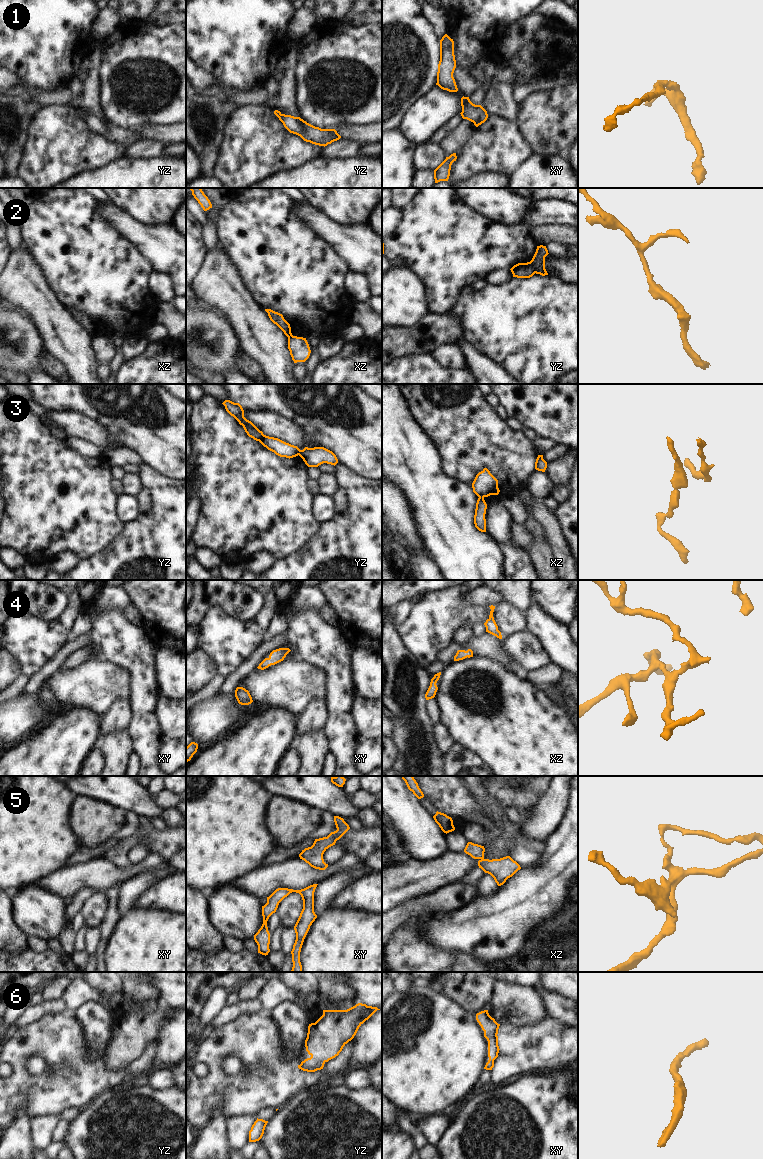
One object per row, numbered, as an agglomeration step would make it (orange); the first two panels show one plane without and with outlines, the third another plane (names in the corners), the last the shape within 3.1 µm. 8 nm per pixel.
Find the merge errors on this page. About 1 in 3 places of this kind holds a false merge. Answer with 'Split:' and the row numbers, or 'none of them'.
Split: 2, 3

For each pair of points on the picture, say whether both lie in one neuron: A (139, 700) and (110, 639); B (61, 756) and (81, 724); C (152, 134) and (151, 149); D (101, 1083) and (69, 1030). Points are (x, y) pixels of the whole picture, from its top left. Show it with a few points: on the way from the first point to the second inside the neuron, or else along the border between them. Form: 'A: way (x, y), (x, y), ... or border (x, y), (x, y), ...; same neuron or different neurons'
A: way (139, 685), (139, 675), (118, 654); same neuron
B: way (61, 748), (73, 732); same neuron
C: border (144, 138), (158, 140), (167, 145); different neurons
D: way (87, 1073), (69, 1055), (69, 1044); same neuron

